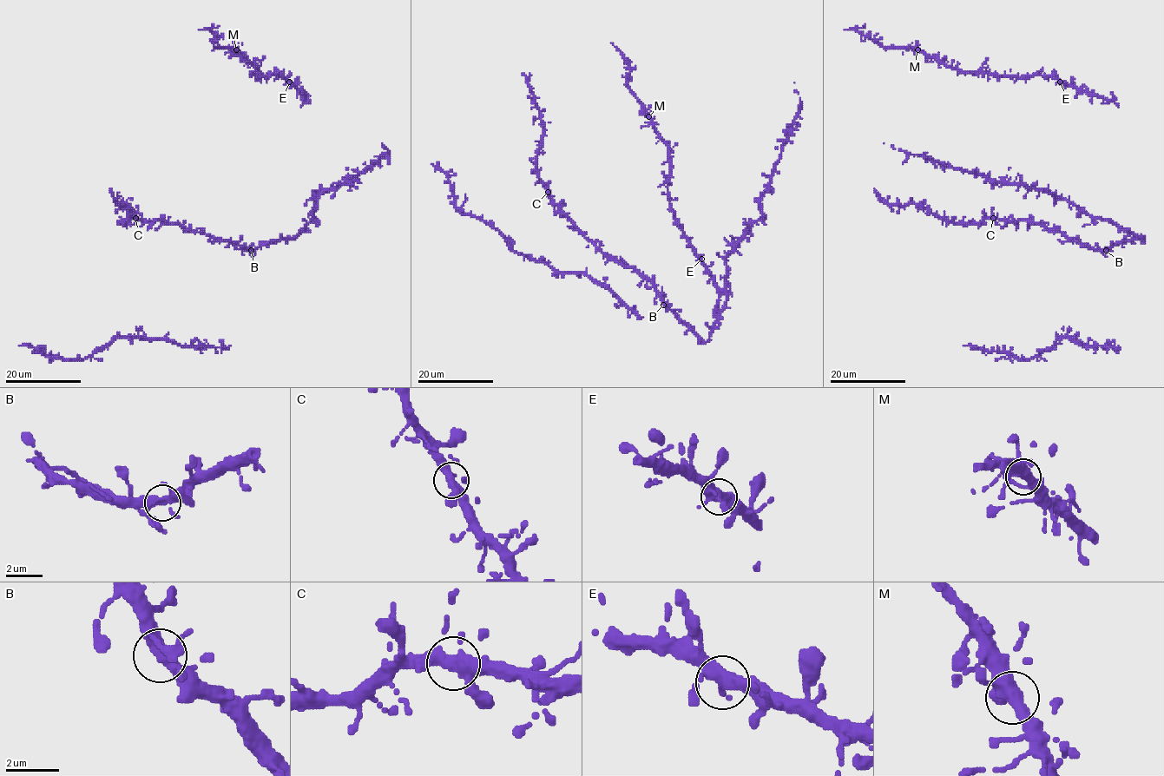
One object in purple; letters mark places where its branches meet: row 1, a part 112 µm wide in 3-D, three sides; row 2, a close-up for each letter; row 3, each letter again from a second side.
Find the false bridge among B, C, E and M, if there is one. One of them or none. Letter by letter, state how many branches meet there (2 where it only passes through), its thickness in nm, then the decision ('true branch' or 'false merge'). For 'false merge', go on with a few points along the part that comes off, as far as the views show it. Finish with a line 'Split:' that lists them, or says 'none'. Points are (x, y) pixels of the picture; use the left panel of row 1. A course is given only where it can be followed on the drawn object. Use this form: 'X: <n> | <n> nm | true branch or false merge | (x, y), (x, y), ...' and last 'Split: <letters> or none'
B: 4 | 340 nm | true branch
C: 4 | 400 nm | true branch
E: 4 | 360 nm | true branch
M: 4 | 360 nm | true branch
Split: none

